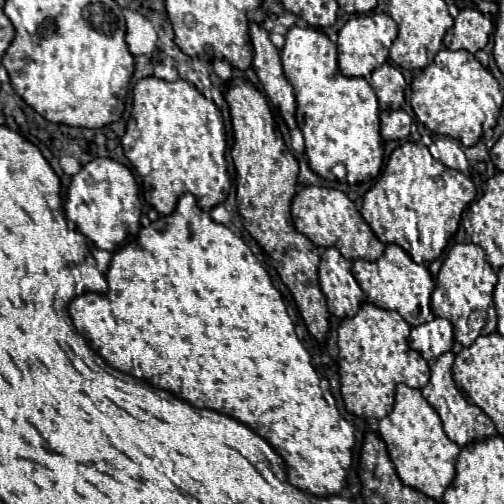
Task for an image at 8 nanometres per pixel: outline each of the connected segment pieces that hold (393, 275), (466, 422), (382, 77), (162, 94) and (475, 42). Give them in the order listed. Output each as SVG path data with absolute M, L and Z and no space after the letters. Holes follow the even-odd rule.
M395 243L387 245L383 255L375 261L355 259L351 271L353 271L359 287L365 291L367 301L371 301L373 305L397 311L411 327L417 327L417 325L433 319L430 301L431 293L435 288L434 278L425 265L415 263L407 255L407 251L403 251L399 245L395 245ZM369 293L371 293L371 297L369 297Z
M447 351L447 353L439 355L439 359L433 359L431 361L431 379L421 389L421 393L435 407L435 411L439 413L447 437L451 441L455 441L459 447L465 447L467 443L471 443L475 439L483 439L483 437L489 437L489 435L497 435L497 429L495 429L493 421L479 407L475 407L473 403L469 403L463 397L463 393L457 389L457 385L453 381L453 375L451 375L453 359L455 359L455 355L451 351Z
M389 62L371 73L371 87L379 99L381 111L401 107L401 103L405 102L405 86L407 83L400 68Z
M157 77L141 79L133 89L133 111L127 121L127 133L121 141L125 157L131 161L135 171L143 179L143 197L161 215L171 215L177 199L183 193L191 193L203 211L211 211L215 205L223 203L231 189L231 175L227 171L227 133L221 111L213 101L205 99L191 83L163 81Z
M463 9L457 15L453 27L447 29L443 43L447 49L465 49L475 53L487 45L491 31L491 21L485 19L477 9Z

